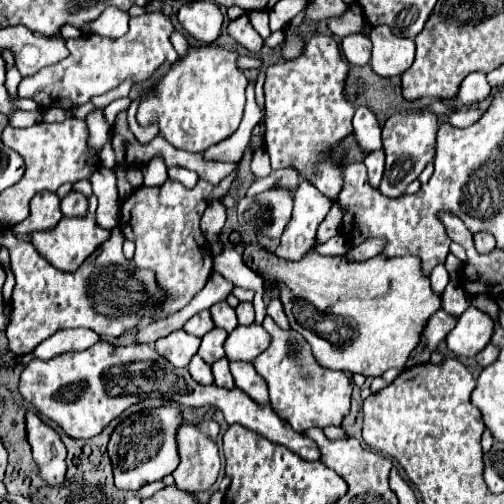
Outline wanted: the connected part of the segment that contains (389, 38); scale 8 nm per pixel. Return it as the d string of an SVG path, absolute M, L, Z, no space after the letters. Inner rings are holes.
M386 25L372 27L370 67L380 77L398 77L414 63L414 41L396 37Z

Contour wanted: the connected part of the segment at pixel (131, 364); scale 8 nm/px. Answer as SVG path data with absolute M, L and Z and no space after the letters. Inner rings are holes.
M98 341L86 351L68 351L56 355L48 361L34 359L26 365L20 377L20 393L32 403L42 415L56 421L64 433L72 439L90 439L96 437L114 417L126 411L130 405L140 403L144 399L162 397L168 401L176 401L188 407L204 407L216 405L224 411L224 419L228 425L240 423L248 429L264 435L266 439L286 445L290 451L298 453L302 459L318 461L320 449L316 441L304 437L294 431L284 419L272 413L272 407L266 405L260 409L244 391L236 389L220 389L218 385L200 385L192 379L188 369L178 369L162 355L156 353L150 345L132 345L132 347L116 347L106 341Z

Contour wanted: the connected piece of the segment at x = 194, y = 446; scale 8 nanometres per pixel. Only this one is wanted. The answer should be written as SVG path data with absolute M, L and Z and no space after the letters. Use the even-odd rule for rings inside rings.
M182 425L178 433L180 465L172 473L176 487L190 493L206 491L214 485L220 471L216 443L194 425Z

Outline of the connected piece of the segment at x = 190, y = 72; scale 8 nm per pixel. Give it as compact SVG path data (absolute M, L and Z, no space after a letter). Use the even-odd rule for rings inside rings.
M190 45L186 55L180 57L164 77L150 89L144 89L144 99L138 105L136 119L142 127L158 123L160 135L190 153L204 153L210 145L228 139L240 125L246 105L244 89L248 79L236 65L238 53L224 47Z

